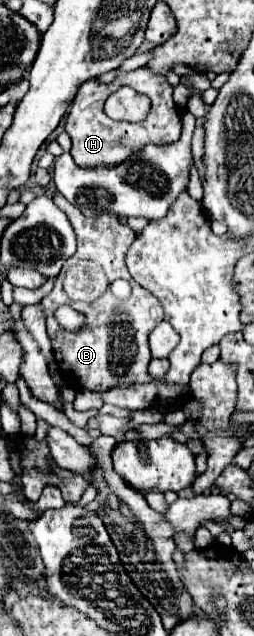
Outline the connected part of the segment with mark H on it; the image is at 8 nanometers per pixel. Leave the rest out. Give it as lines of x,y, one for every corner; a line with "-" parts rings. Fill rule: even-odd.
137,68
129,74
117,76
111,84
87,80
79,88
79,92
71,104
71,110
69,110
67,122
65,122
65,132
73,140
71,156
77,166
81,166
81,168
115,168
147,144
165,146
165,144
177,142
177,138
181,136
181,110
173,102
173,86
169,86
165,76
147,74
147,70
-
121,84
127,84
151,98
151,112
143,122
137,122
137,124
115,122
115,120
107,118
107,114
103,112
103,102

